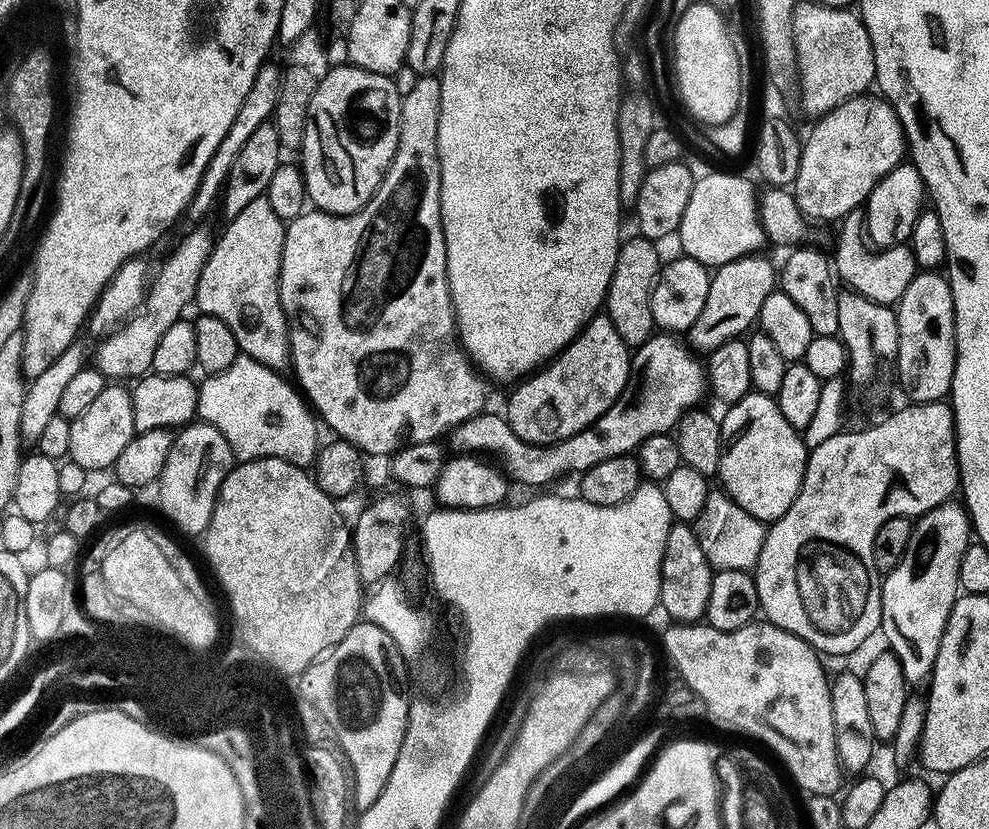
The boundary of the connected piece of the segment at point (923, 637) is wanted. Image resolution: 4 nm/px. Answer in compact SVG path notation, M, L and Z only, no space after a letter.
M956 502L946 503L915 521L910 546L902 562L893 572L887 573L882 580L884 591L882 594L882 637L884 636L885 642L888 643L887 651L898 658L904 677L912 686L927 685L931 681L932 671L936 669L938 662L938 650L942 646L942 638L950 622L950 614L962 595L960 567L970 543L970 533L973 527L967 511L959 503L957 504Z

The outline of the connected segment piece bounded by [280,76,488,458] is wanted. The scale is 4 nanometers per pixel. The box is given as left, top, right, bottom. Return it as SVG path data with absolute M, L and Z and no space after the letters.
M425 76L415 81L412 89L407 89L403 97L402 118L400 119L400 141L394 162L388 172L384 173L384 181L379 189L373 192L361 212L353 216L329 214L321 210L311 210L305 216L297 218L293 224L287 225L284 233L284 253L280 263L280 305L284 317L288 320L290 337L290 368L296 371L296 380L304 391L309 405L315 415L341 441L348 441L364 454L386 456L392 458L407 445L431 444L440 442L456 428L462 427L476 416L485 415L488 404L488 388L485 377L481 375L475 364L468 359L464 351L458 329L456 327L456 308L452 305L452 291L448 281L448 251L444 237L444 215L440 205L442 194L442 170L440 169L440 147L438 146L438 130L442 114L442 90L440 80L436 76Z

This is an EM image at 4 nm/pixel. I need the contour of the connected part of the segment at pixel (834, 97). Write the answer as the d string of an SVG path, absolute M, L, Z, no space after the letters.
M819 2L801 3L792 19L796 39L796 63L798 65L798 88L804 91L804 108L815 118L823 118L855 96L865 95L868 87L876 84L876 59L868 27L855 11L843 8L824 8Z

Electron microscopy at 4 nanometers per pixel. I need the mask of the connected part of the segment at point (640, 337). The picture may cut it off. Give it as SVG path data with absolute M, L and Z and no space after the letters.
M635 238L620 249L618 266L612 279L606 301L606 315L614 322L614 330L622 336L629 349L639 350L657 331L652 313L652 291L662 271L662 259L656 253L657 245L651 240Z

